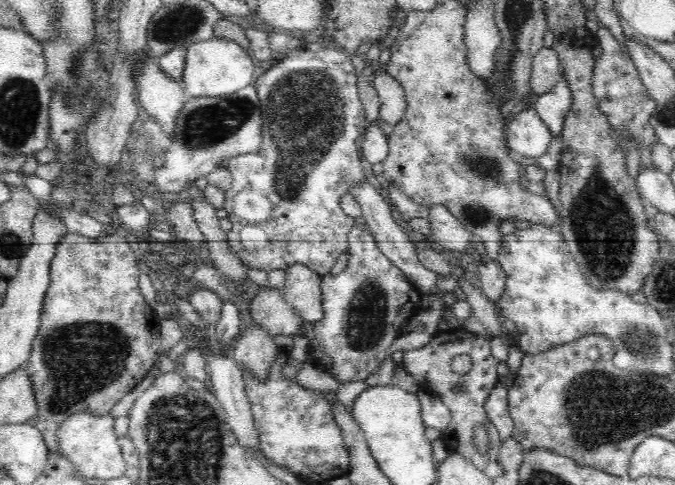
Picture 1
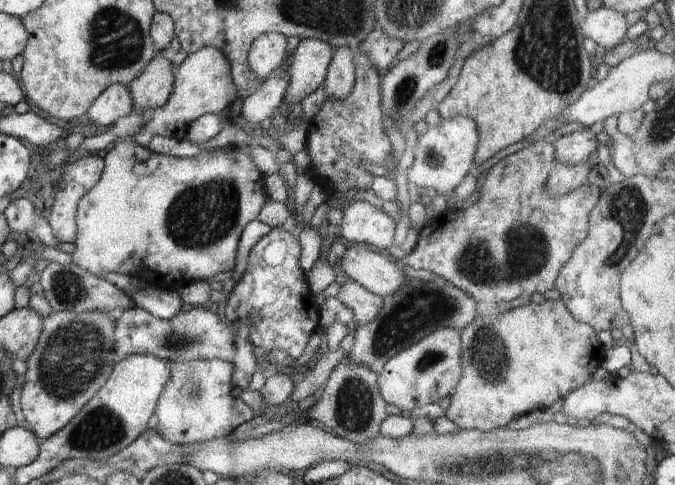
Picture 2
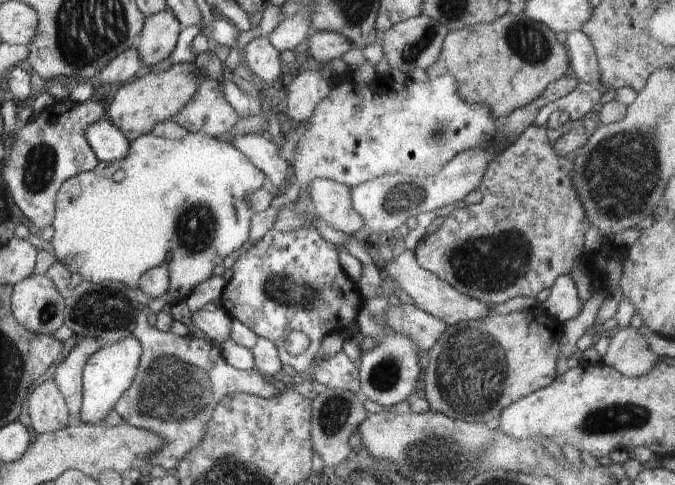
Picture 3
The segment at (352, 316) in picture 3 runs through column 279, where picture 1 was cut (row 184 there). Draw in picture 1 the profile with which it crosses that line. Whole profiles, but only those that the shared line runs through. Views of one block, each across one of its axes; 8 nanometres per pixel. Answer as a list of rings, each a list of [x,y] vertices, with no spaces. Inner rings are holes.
[[[304,39],[300,48],[286,53],[285,58],[256,79],[254,86],[264,116],[263,142],[256,153],[239,154],[228,159],[226,167],[230,169],[232,184],[226,191],[226,200],[222,206],[233,223],[226,242],[249,269],[269,273],[270,270],[286,270],[300,263],[323,277],[329,274],[338,257],[349,250],[349,235],[356,223],[354,217],[342,210],[340,198],[348,195],[349,190],[364,178],[359,143],[369,124],[359,99],[356,70],[350,55],[344,48],[324,46],[320,39]],[[246,189],[260,192],[270,200],[272,212],[266,221],[252,224],[233,213],[232,198]]]

